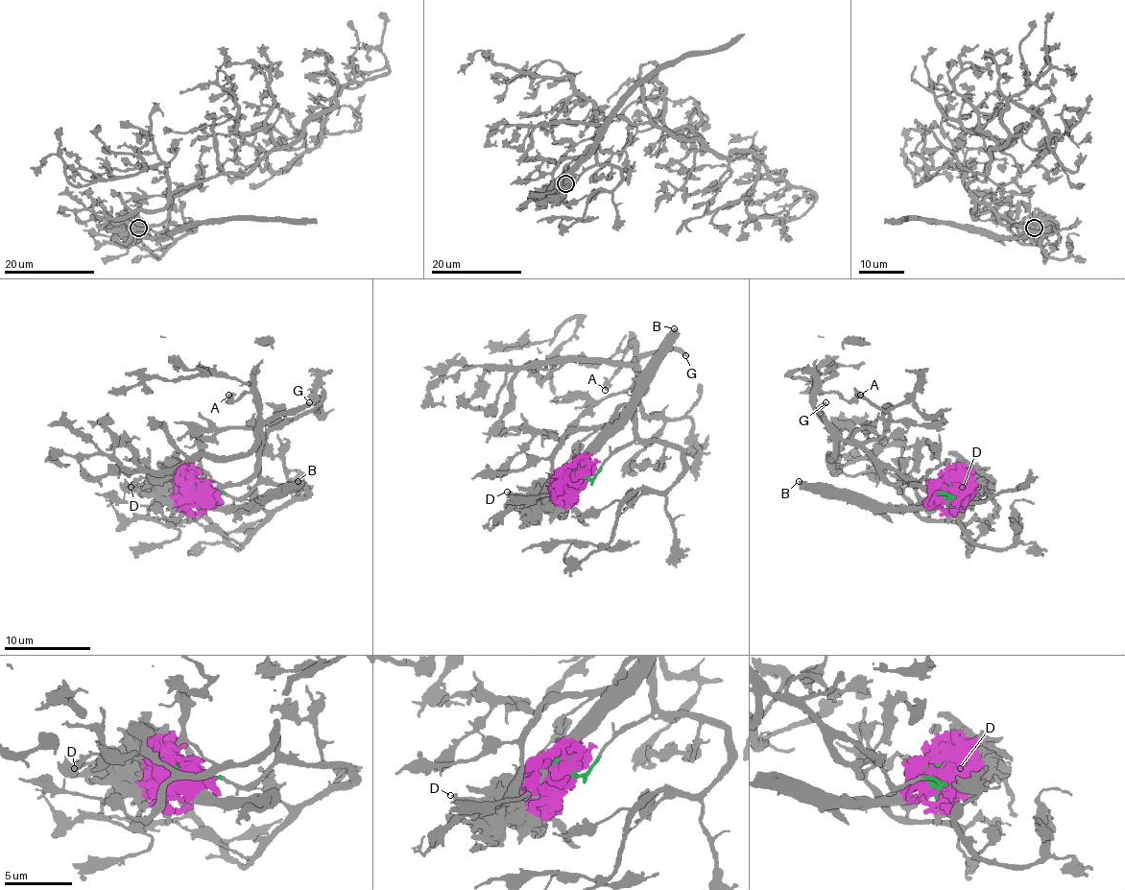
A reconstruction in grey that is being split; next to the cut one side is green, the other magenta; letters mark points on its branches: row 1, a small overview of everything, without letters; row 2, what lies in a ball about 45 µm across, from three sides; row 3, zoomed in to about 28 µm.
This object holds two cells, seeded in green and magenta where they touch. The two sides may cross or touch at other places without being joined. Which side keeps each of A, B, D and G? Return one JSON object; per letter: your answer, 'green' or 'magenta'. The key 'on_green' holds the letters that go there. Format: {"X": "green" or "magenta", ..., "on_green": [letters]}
{"A": "green", "B": "magenta", "D": "magenta", "G": "green", "on_green": ["A", "G"]}

